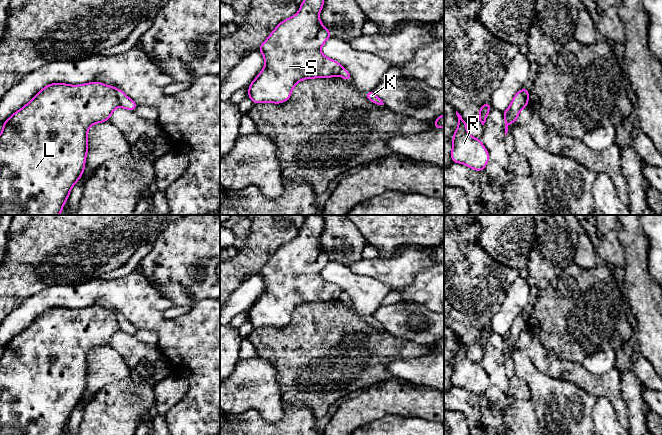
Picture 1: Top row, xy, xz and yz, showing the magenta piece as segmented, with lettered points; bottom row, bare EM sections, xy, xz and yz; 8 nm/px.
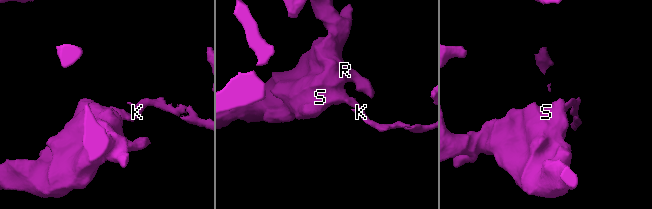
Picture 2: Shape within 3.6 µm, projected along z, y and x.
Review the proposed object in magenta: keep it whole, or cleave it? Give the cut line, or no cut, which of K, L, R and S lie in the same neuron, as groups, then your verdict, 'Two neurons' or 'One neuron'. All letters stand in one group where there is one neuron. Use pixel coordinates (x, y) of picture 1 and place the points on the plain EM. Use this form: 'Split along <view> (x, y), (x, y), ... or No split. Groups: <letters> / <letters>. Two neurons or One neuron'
Split along xy (115, 312), (120, 329). Groups: K / L R S. Two neurons

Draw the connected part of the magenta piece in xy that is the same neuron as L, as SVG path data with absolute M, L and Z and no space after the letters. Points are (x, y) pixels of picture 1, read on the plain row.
M98 305L81 309L52 307L41 313L25 330L3 346L0 358L0 435L62 435L75 407L82 401L88 377L88 353L95 347L108 346L110 339L120 330L116 312Z

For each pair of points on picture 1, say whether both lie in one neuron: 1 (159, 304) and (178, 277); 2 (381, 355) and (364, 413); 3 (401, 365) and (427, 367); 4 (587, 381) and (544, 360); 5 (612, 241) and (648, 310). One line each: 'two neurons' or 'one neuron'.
1: two neurons
2: two neurons
3: one neuron
4: one neuron
5: two neurons

